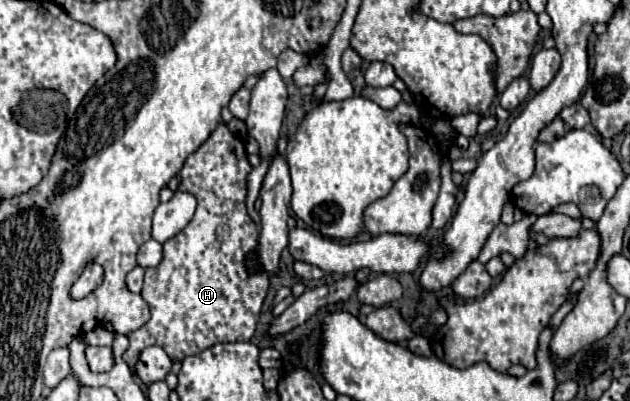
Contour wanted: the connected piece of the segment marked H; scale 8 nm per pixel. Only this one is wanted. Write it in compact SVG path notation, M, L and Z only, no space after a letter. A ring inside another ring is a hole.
M220 122L218 128L210 134L210 138L190 158L186 158L180 170L178 190L192 194L198 206L188 226L178 236L164 242L162 262L156 268L145 270L141 296L150 306L152 318L140 328L140 336L128 336L130 344L122 358L130 366L132 374L136 372L134 366L138 362L140 352L148 346L160 346L172 362L182 362L186 356L200 354L202 350L218 342L248 342L254 336L262 302L268 292L268 274L250 274L244 268L246 254L252 252L258 244L258 226L246 210L246 182L250 172L252 166L248 162L244 142L236 134L232 134L224 122Z

